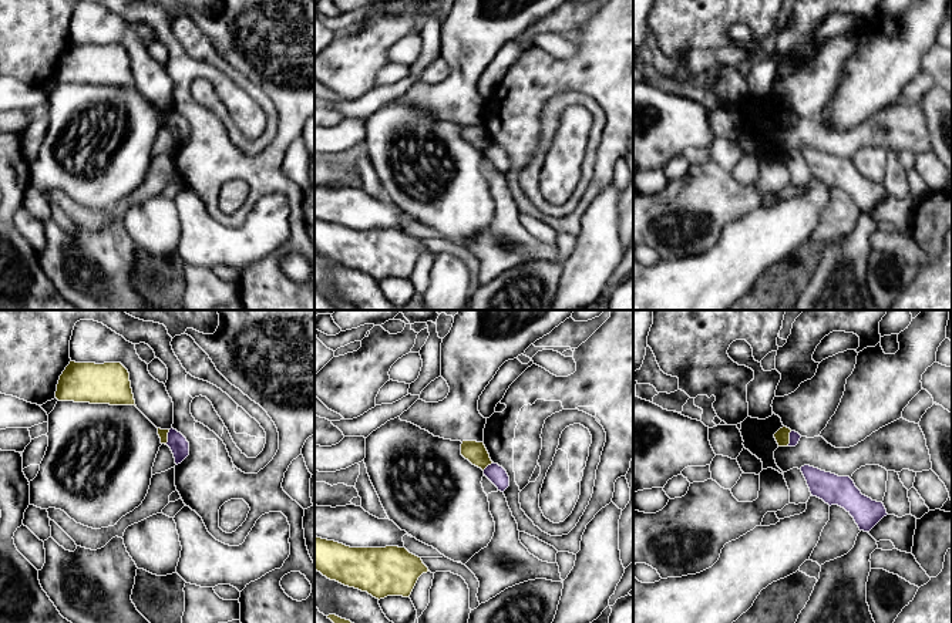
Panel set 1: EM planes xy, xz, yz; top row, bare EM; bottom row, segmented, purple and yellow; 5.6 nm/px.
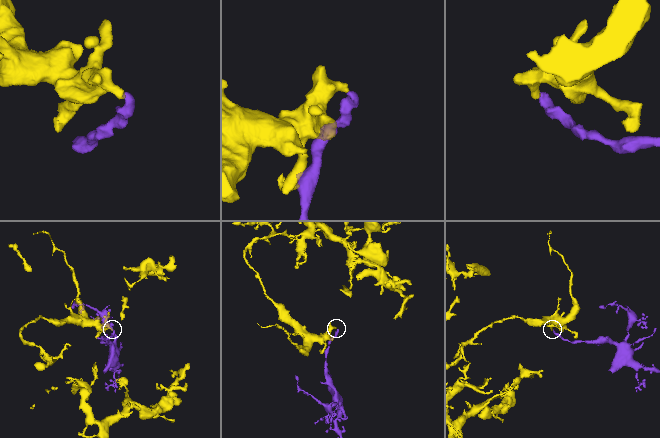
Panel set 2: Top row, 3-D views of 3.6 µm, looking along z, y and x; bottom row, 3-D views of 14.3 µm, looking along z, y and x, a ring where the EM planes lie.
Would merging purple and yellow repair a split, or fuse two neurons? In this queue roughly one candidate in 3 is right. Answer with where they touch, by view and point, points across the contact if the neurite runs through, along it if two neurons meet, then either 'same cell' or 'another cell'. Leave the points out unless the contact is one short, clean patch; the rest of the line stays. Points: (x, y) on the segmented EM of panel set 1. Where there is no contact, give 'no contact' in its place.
contact xy (168, 437); border xy (170, 430), (165, 444); another cell

